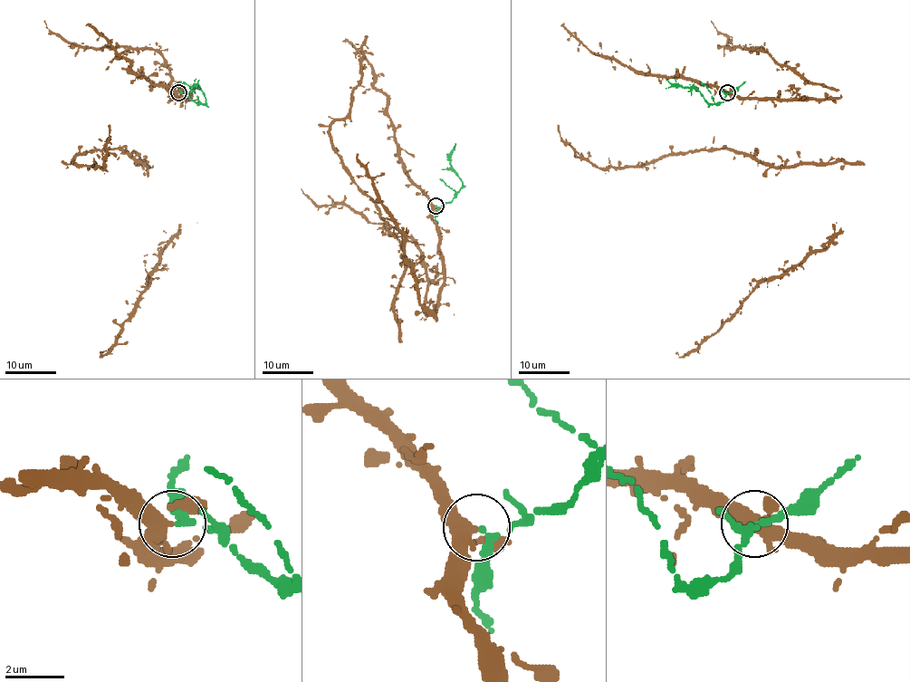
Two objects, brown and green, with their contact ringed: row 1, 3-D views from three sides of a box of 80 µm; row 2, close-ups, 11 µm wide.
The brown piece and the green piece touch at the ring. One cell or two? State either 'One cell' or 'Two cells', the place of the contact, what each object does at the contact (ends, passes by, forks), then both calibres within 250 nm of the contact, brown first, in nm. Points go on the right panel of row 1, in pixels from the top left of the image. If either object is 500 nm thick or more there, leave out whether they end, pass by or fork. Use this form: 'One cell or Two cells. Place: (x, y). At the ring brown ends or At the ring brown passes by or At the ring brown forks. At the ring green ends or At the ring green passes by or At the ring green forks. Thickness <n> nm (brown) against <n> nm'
Two cells. Place: (727, 92). At the ring brown forks. At the ring green passes by. Thickness 300 nm (brown) against 200 nm

